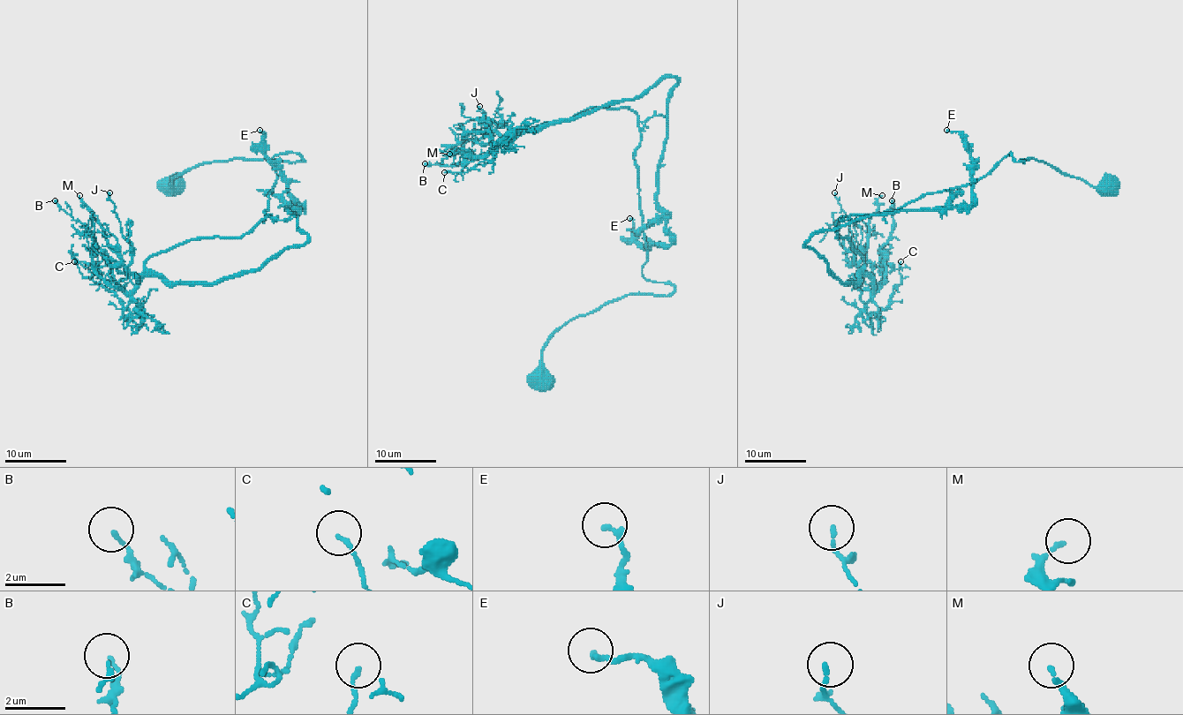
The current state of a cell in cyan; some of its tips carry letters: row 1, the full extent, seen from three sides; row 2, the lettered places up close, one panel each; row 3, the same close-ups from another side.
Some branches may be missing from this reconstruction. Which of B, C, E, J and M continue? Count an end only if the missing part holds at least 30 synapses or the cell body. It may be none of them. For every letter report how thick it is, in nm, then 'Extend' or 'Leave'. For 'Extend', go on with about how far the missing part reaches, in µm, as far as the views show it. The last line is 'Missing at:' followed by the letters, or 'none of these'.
B: Thickness 110 nm. Leave
C: Thickness 130 nm. Leave
E: Thickness 180 nm. Leave
J: Thickness 120 nm. Leave
M: Thickness 110 nm. Leave
Missing at: none of these

